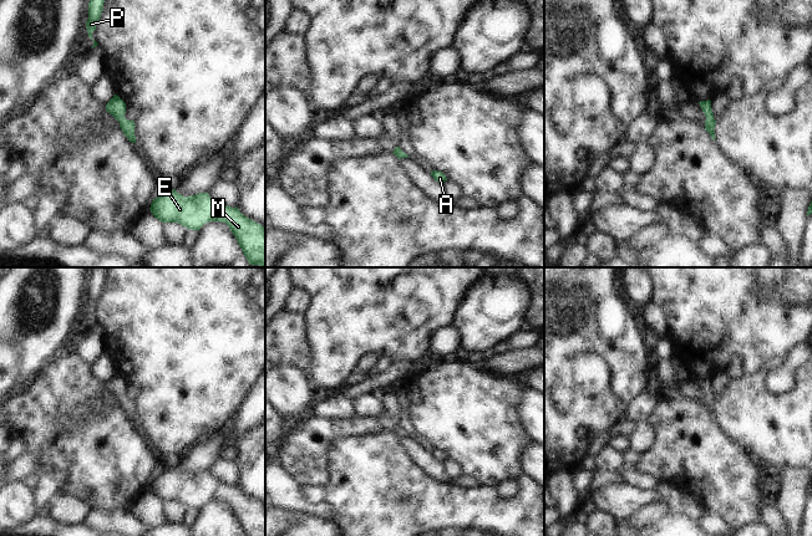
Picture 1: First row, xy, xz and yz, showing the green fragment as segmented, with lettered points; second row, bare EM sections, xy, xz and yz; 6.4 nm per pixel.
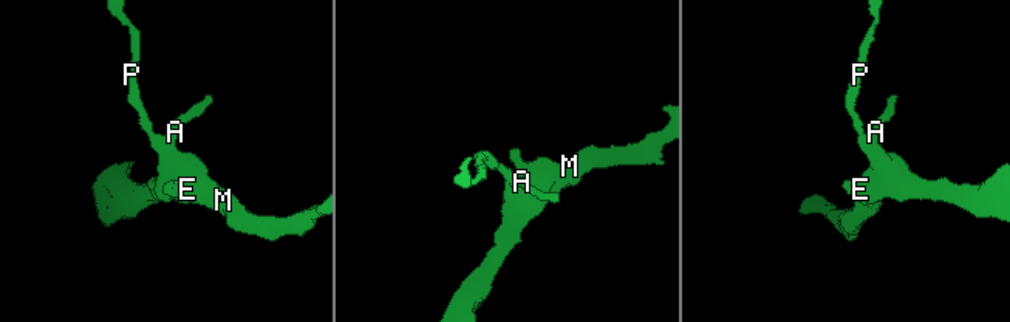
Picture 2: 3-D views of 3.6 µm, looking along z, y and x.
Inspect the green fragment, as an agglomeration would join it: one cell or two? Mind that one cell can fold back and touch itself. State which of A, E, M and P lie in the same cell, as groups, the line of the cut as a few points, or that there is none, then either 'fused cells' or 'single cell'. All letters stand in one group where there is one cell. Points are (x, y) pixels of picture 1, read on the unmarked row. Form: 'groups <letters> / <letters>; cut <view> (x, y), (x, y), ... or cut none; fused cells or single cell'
groups A E M P; cut none; single cell

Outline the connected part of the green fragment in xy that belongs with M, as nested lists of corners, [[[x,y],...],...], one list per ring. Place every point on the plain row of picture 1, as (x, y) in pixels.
[[[173,468],[153,478],[149,487],[162,501],[178,501],[197,510],[209,500],[225,501],[245,536],[265,536],[265,505],[243,494],[237,485],[223,484],[208,471],[184,476]]]

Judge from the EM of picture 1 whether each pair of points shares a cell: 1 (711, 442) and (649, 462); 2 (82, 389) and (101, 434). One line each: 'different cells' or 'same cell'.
1: same cell
2: same cell

